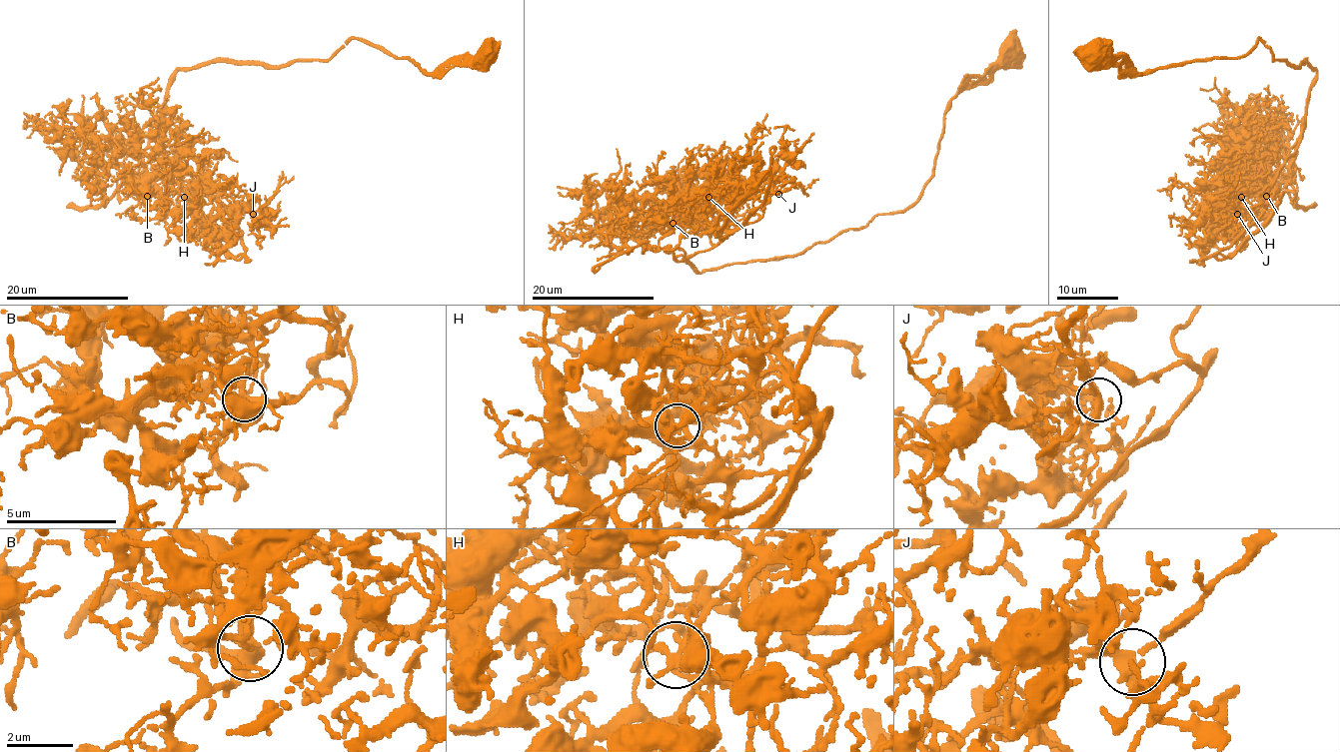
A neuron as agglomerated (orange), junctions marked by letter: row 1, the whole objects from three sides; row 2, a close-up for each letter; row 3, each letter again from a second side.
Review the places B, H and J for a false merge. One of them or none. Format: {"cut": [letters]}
{"cut": []}

